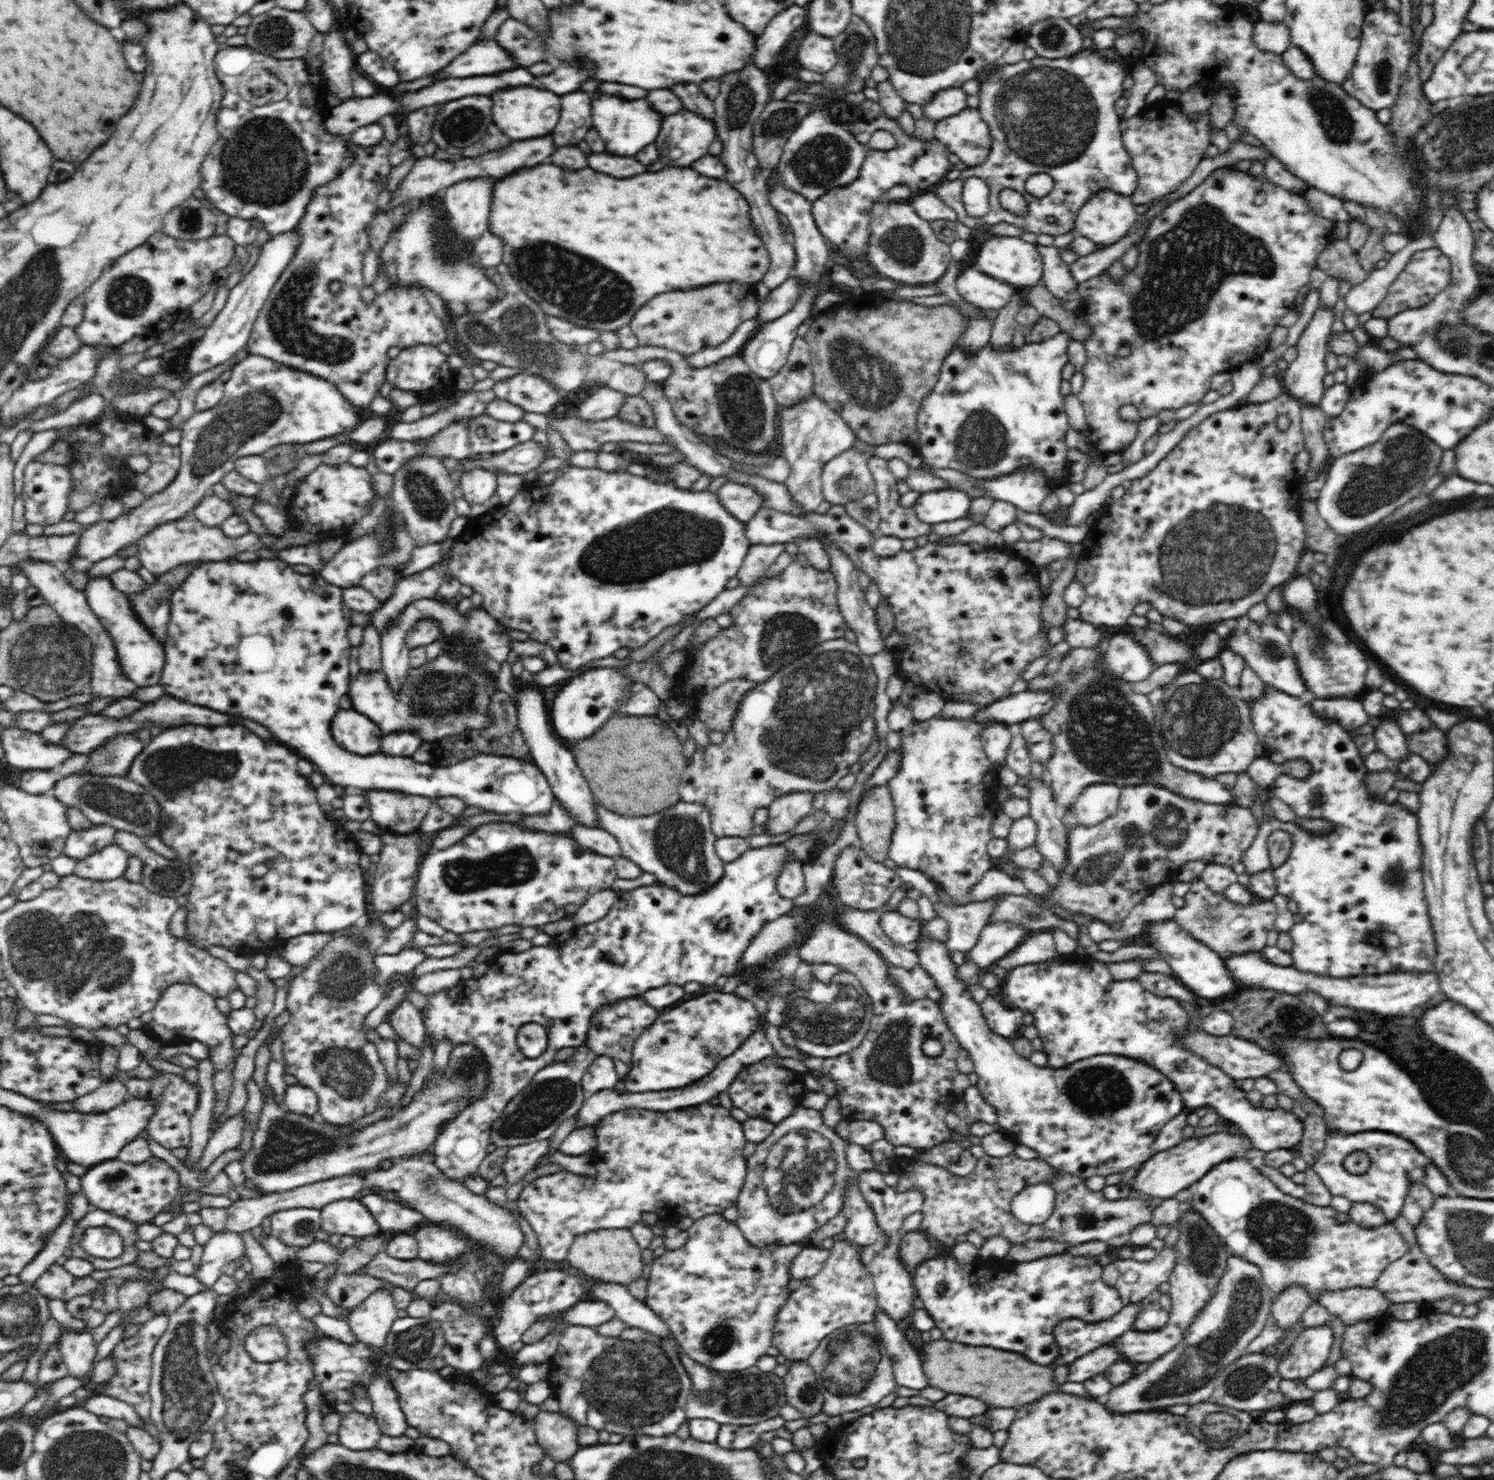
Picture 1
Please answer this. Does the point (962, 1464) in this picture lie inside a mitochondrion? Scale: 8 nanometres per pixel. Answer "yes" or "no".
no

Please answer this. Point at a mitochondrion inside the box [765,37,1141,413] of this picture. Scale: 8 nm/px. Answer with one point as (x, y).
(1044, 100)

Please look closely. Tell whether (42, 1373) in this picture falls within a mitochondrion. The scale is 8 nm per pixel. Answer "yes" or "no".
no

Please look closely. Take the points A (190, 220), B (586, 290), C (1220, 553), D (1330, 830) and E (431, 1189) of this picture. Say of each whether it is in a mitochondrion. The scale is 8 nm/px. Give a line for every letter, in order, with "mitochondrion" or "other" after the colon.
A: mitochondrion
B: mitochondrion
C: mitochondrion
D: other
E: mitochondrion

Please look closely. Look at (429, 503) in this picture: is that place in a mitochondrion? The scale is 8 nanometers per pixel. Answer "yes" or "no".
yes

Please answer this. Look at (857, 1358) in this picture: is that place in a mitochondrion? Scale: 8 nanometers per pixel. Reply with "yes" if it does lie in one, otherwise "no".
yes

